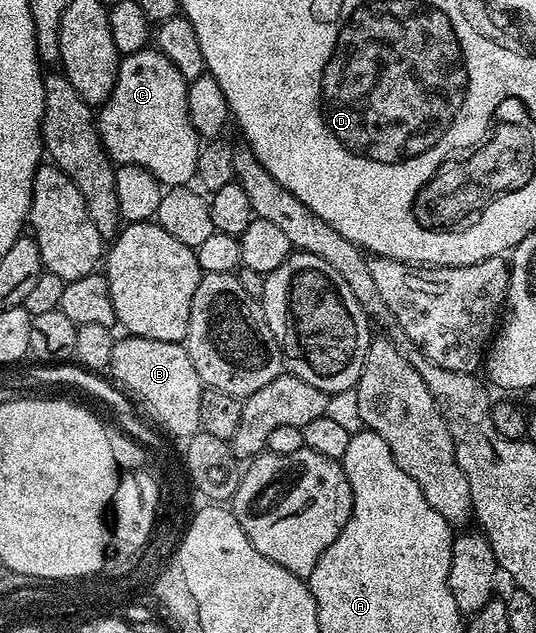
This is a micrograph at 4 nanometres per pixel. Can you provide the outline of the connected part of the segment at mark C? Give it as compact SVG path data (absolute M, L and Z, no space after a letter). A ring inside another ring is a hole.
M156 46L124 56L117 65L113 92L95 115L101 146L110 160L117 165L139 165L166 188L192 184L203 143L189 121L188 91L183 73Z

